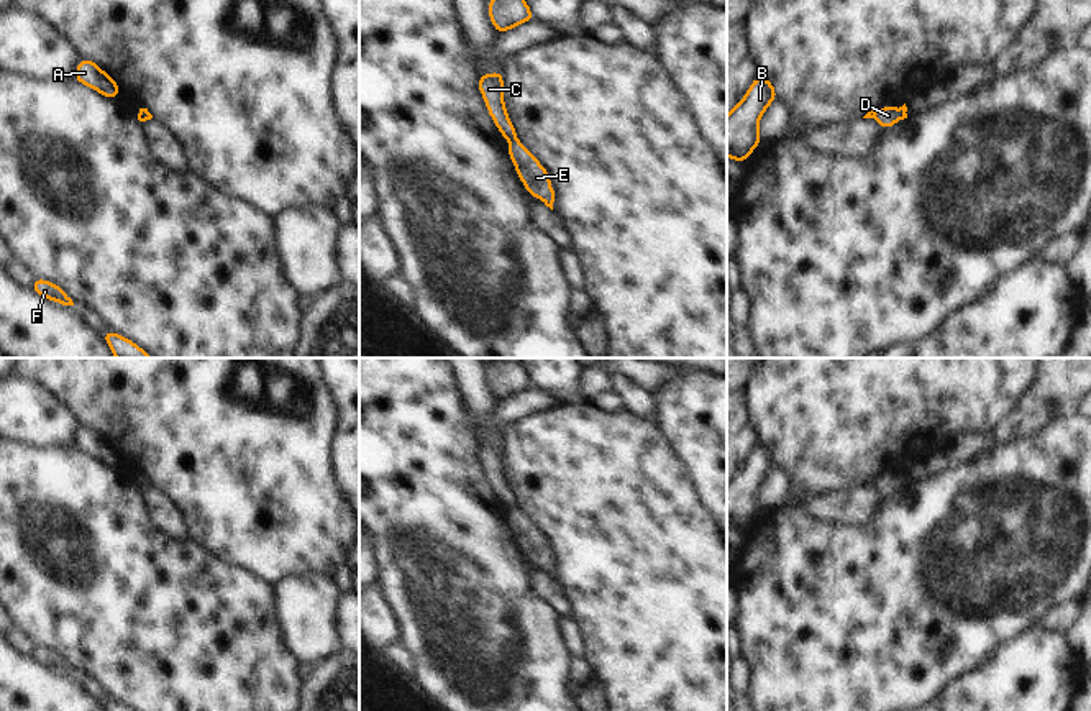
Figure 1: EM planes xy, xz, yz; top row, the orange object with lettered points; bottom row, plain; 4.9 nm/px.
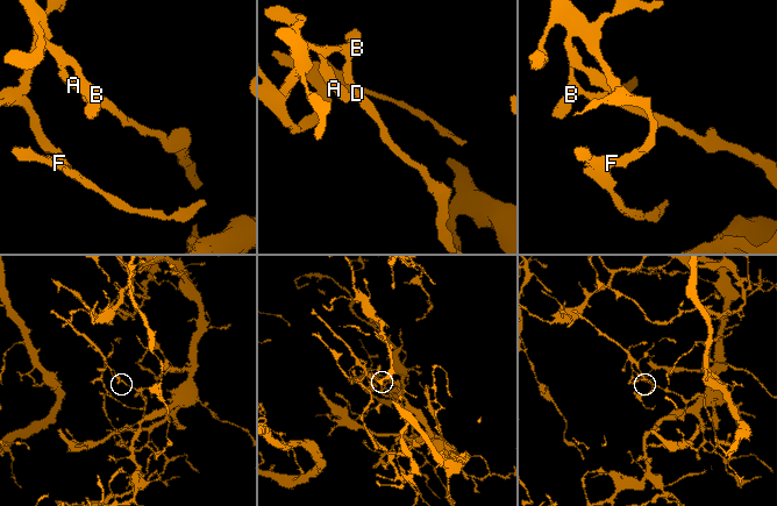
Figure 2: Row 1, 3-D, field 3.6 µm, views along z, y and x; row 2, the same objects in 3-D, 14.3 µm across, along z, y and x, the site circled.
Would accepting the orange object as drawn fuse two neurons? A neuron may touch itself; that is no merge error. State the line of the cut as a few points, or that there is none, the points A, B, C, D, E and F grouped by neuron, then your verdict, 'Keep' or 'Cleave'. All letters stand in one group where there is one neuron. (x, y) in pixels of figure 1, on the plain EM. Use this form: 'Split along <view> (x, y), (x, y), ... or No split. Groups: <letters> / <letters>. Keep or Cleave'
Split along xz (515, 504), (509, 509). Groups: A B C F / D E. Cleave

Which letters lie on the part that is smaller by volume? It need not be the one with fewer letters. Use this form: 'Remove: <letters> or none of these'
Remove: A, B, C, F

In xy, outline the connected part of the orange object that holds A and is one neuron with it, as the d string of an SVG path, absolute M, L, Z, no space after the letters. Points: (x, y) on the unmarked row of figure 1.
M82 425L77 430L74 448L80 450L82 453L98 460L100 463L118 468L120 461L120 450L110 445L98 432L92 427Z

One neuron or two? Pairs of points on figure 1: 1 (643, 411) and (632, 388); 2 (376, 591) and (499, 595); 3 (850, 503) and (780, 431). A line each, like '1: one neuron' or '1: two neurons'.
1: one neuron
2: two neurons
3: two neurons

